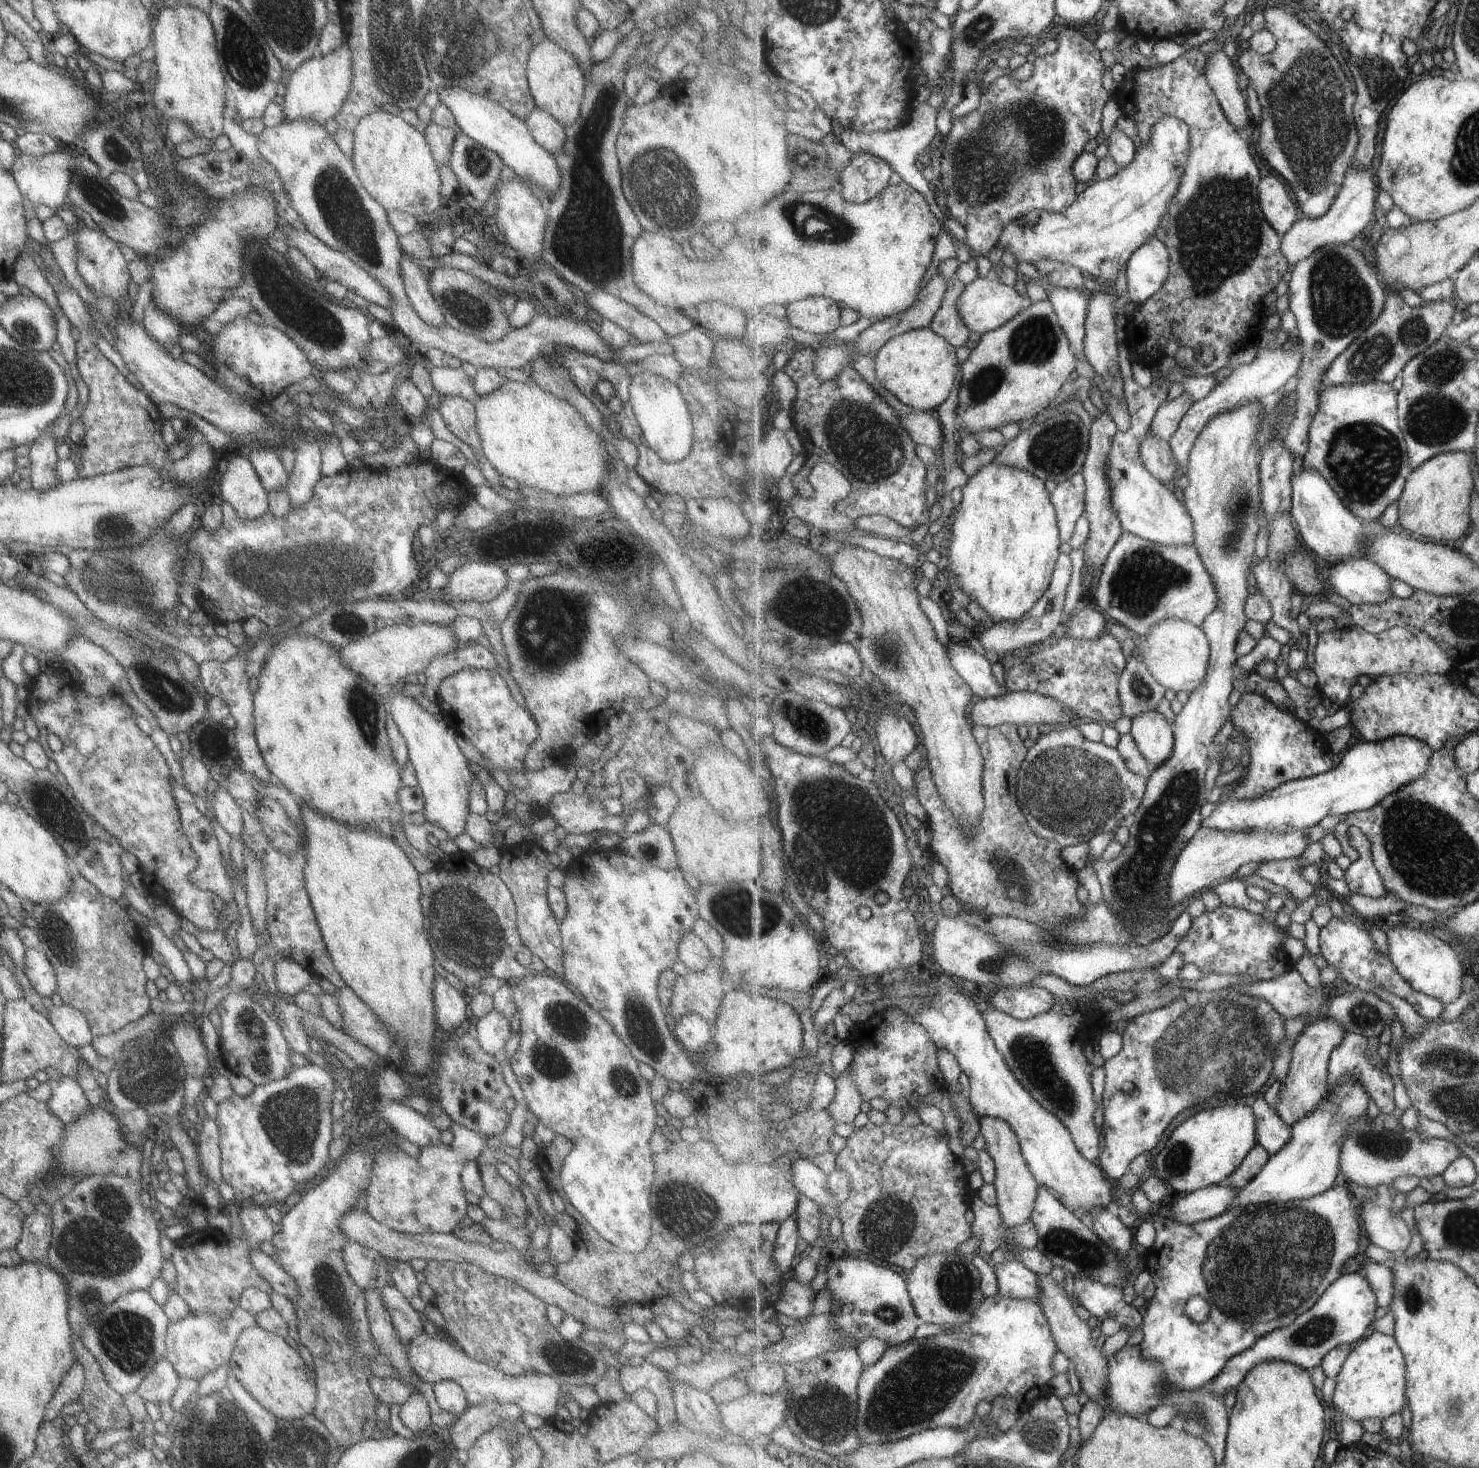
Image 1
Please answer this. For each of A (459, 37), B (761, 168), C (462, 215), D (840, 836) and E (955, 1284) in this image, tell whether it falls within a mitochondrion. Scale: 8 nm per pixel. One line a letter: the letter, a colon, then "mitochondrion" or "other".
A: mitochondrion
B: other
C: other
D: mitochondrion
E: mitochondrion

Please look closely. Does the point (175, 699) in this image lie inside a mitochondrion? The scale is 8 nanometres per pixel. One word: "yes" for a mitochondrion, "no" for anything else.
yes

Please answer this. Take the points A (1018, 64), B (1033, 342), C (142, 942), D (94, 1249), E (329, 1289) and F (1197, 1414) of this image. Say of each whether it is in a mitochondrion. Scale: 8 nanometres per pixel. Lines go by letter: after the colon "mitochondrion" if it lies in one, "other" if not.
A: other
B: mitochondrion
C: other
D: mitochondrion
E: mitochondrion
F: mitochondrion

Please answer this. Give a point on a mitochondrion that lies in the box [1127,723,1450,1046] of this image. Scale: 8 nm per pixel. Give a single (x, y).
(1366, 1016)

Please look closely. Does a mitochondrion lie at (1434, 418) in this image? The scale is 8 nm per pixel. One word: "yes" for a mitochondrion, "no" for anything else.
yes

